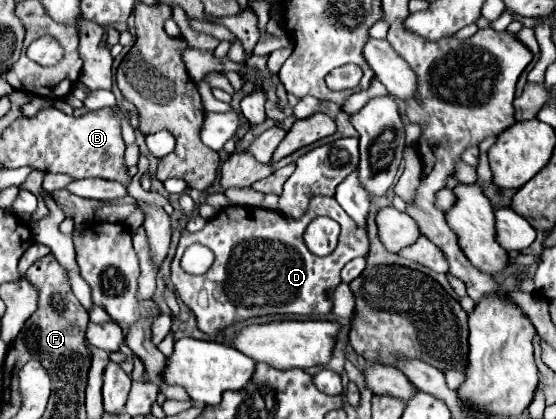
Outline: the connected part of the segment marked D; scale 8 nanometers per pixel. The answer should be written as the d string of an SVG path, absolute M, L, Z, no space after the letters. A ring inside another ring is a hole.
M312 197L308 211L298 221L288 221L276 211L256 207L226 207L214 215L202 231L182 231L172 261L172 283L180 299L196 315L200 331L214 335L234 321L260 315L328 315L332 307L328 301L328 289L340 283L340 269L350 259L366 255L366 231L360 231L332 197ZM318 215L334 219L342 229L338 247L328 257L316 257L310 253L302 239L306 225ZM194 243L206 245L216 257L204 275L190 275L180 267L186 247Z

